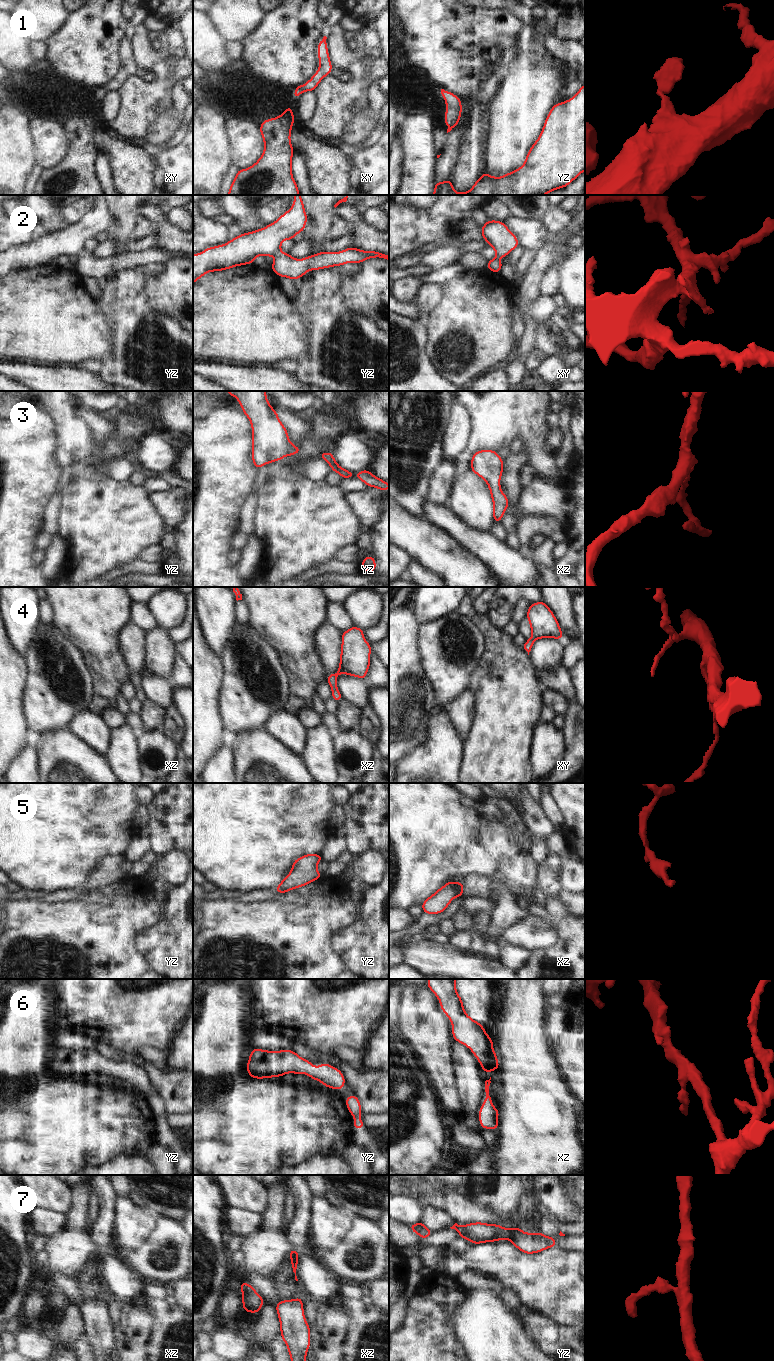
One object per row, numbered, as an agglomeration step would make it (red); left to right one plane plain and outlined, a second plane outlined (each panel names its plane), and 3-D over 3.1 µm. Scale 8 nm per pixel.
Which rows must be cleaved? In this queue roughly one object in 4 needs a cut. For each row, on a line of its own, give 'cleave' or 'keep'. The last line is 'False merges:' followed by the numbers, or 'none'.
1: keep
2: keep
3: keep
4: keep
5: keep
6: keep
7: keep
False merges: none

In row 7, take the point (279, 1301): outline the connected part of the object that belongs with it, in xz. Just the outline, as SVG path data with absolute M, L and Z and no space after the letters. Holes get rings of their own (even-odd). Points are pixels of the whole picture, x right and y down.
M302 1298L279 1301L276 1311L280 1321L280 1335L288 1348L291 1361L306 1361L310 1347L310 1326L304 1316Z

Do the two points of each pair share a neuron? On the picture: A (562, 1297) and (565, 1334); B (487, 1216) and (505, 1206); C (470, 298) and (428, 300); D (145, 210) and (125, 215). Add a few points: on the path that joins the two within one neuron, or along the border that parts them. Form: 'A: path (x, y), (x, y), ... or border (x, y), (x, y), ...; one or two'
A: border (543, 1314), (552, 1318), (559, 1325), (574, 1326); two
B: border (472, 1201), (502, 1218), (508, 1218), (516, 1213); two
C: border (439, 285), (441, 299), (425, 317); two
D: border (139, 208), (140, 214); two

